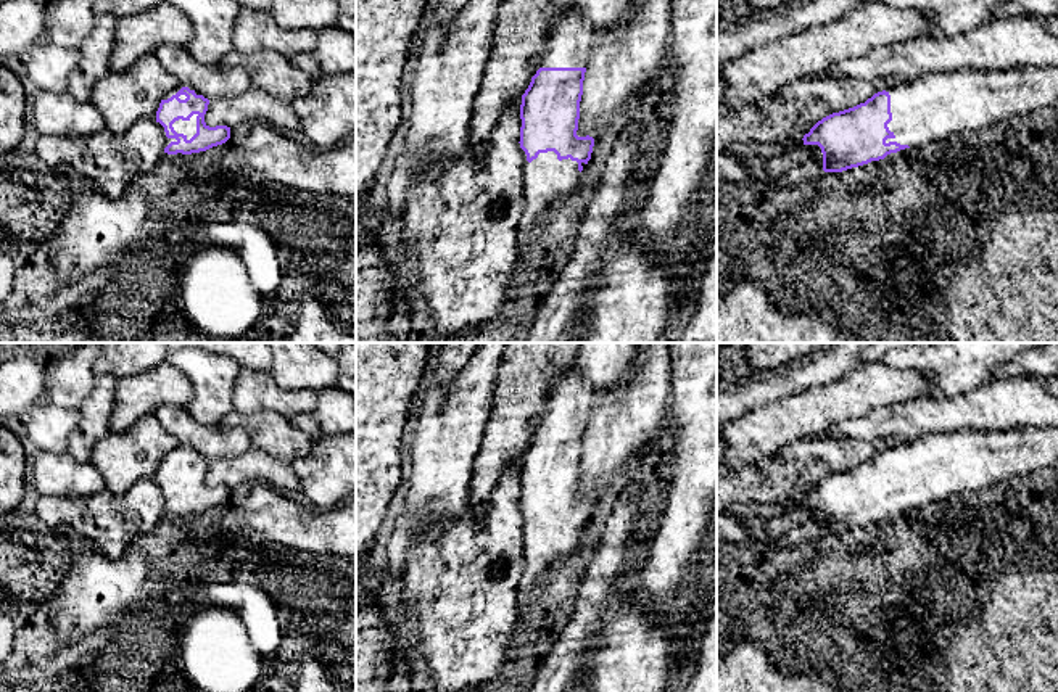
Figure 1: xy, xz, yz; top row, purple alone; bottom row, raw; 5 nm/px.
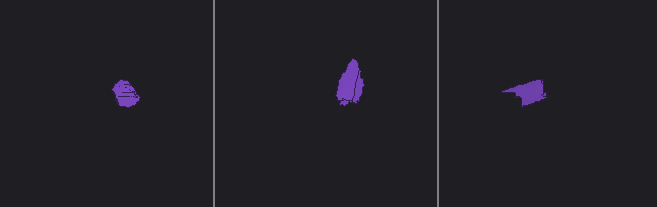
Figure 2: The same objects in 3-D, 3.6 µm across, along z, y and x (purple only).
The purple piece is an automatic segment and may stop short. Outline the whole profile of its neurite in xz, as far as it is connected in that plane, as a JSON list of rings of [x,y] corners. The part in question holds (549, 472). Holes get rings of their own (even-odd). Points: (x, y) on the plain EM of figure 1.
[[[575,362],[562,370],[551,386],[543,422],[522,455],[520,509],[523,515],[523,575],[515,591],[519,612],[525,613],[533,602],[539,579],[559,560],[572,555],[583,528],[591,520],[594,499],[578,497],[580,462],[583,441],[594,406],[594,391]]]

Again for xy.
[[[184,444],[164,455],[156,475],[151,478],[163,492],[164,513],[200,513],[230,499],[230,488],[209,488],[205,483],[208,465],[208,459]]]

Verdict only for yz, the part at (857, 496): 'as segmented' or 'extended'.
extended

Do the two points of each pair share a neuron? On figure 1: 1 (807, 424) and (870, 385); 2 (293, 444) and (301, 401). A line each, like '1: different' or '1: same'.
1: same
2: different

